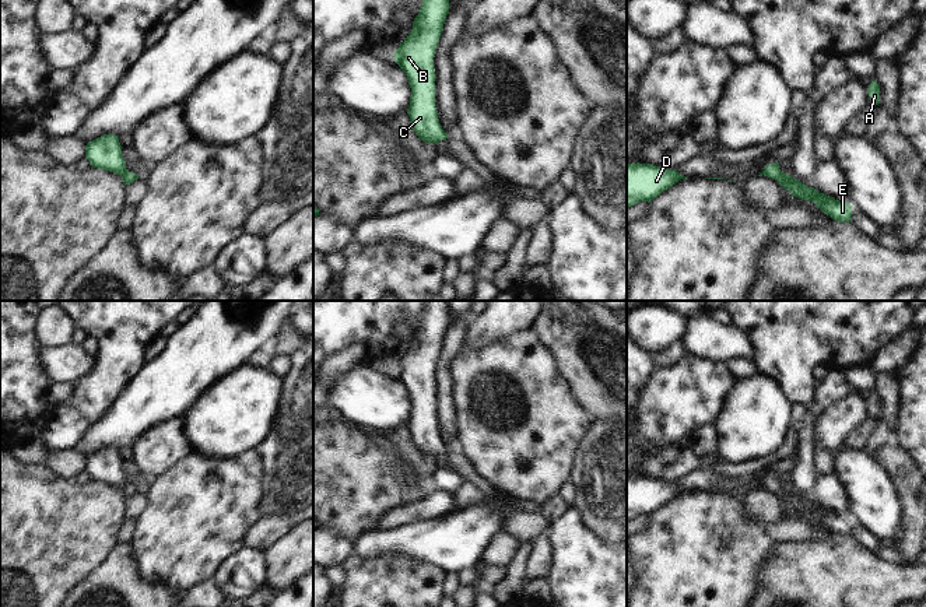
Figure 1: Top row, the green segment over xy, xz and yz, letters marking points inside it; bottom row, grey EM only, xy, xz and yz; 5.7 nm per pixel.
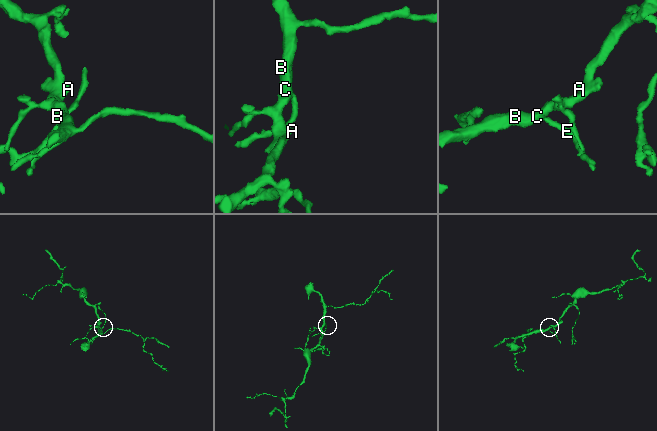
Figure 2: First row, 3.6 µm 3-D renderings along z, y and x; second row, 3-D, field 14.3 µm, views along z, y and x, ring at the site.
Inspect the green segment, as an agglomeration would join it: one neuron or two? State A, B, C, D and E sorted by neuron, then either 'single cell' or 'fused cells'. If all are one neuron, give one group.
A B C D E | single cell

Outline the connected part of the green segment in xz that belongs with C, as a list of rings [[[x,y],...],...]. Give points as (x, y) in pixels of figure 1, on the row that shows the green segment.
[[[422,0],[411,32],[393,53],[411,88],[407,109],[411,127],[420,140],[434,144],[449,137],[438,120],[434,69],[435,49],[448,14],[449,0]]]

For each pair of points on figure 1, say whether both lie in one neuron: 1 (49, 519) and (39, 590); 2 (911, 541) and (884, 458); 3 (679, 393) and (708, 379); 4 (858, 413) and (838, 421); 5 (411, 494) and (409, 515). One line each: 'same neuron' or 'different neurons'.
1: same neuron
2: same neuron
3: same neuron
4: same neuron
5: different neurons

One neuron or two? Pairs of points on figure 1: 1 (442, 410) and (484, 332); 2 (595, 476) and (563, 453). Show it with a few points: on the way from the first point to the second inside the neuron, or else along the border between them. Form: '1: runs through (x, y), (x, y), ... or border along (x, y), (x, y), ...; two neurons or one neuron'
1: border along (469, 322), (462, 344); two neurons
2: border along (586, 430), (578, 445), (568, 480); two neurons

